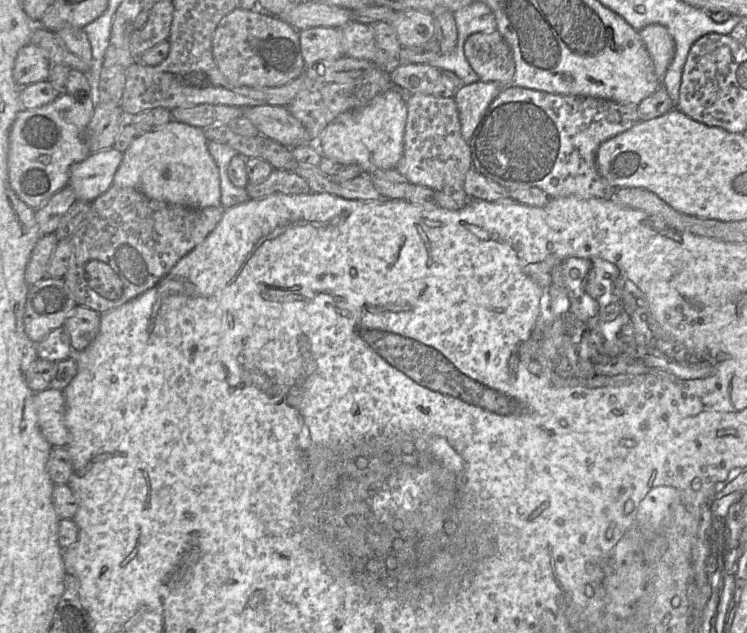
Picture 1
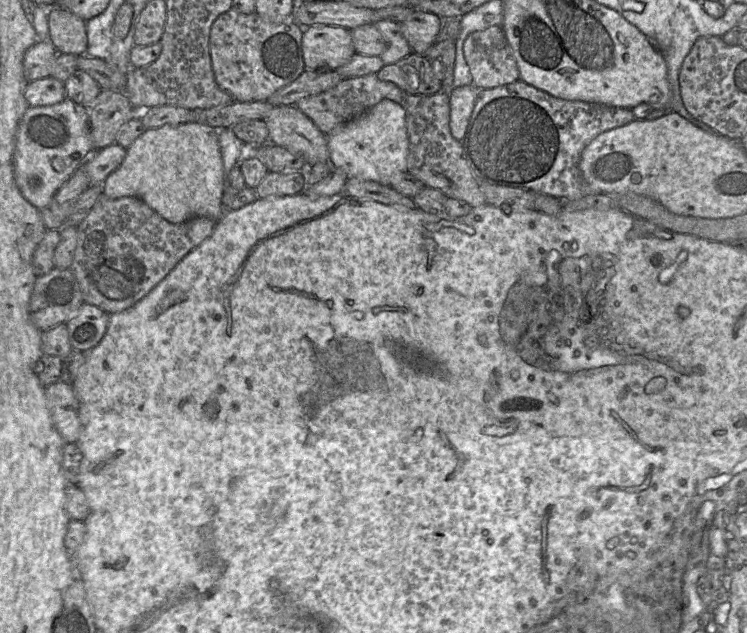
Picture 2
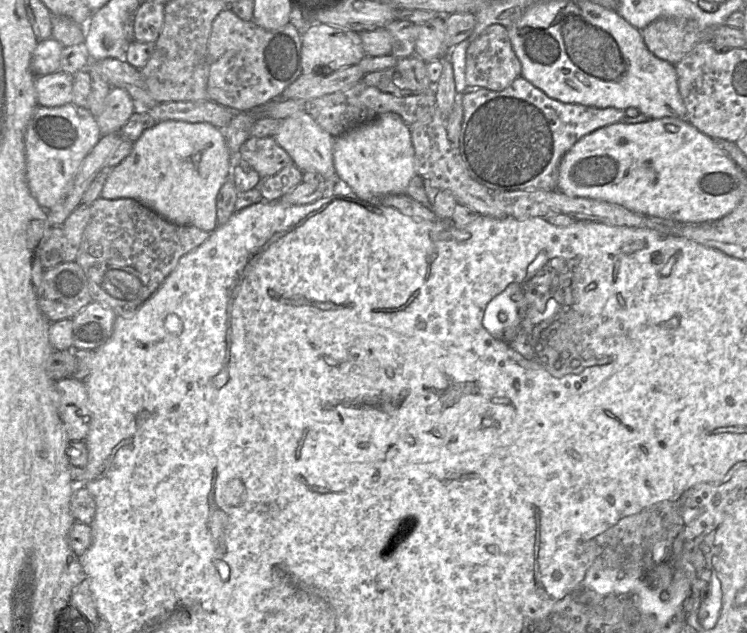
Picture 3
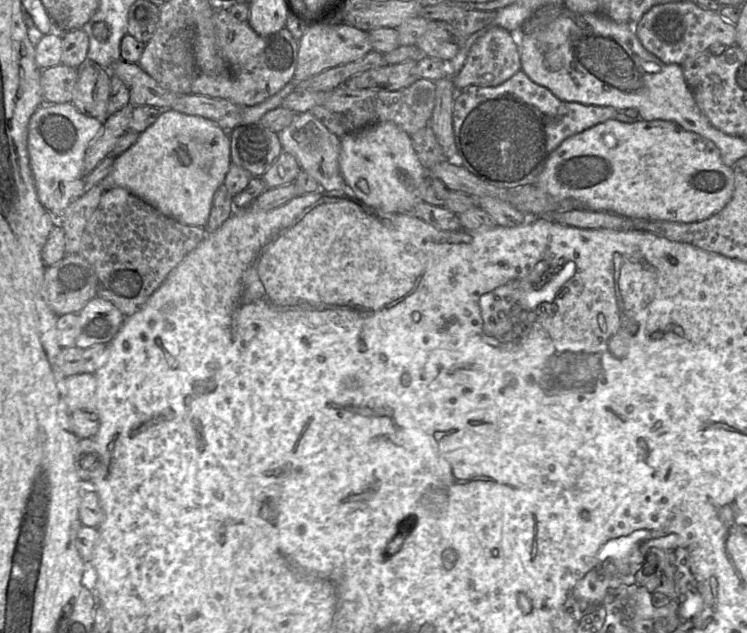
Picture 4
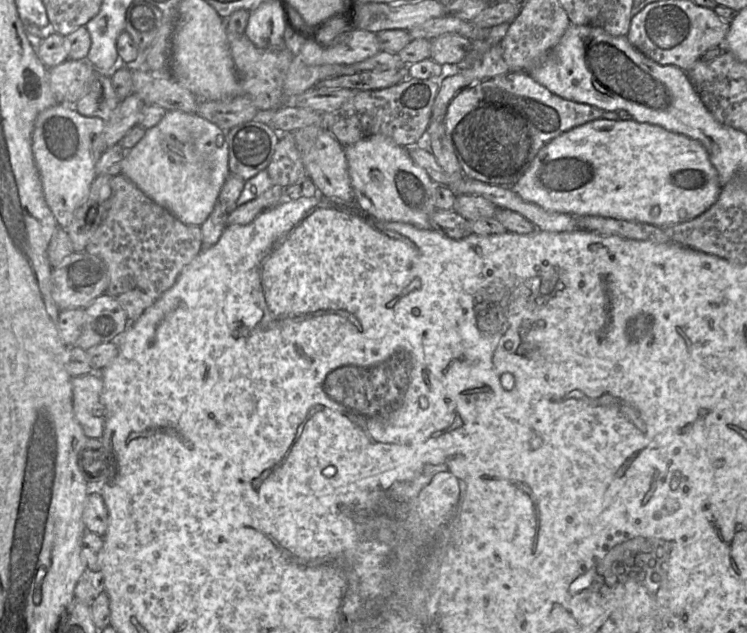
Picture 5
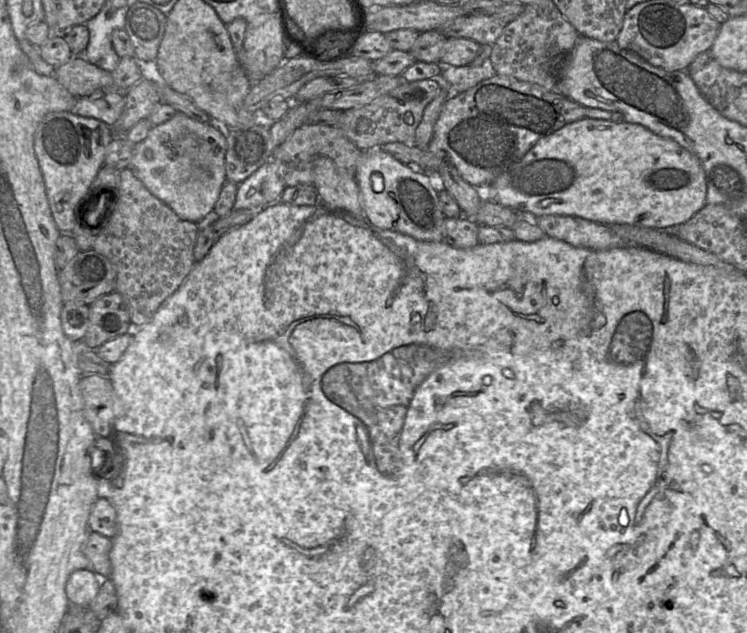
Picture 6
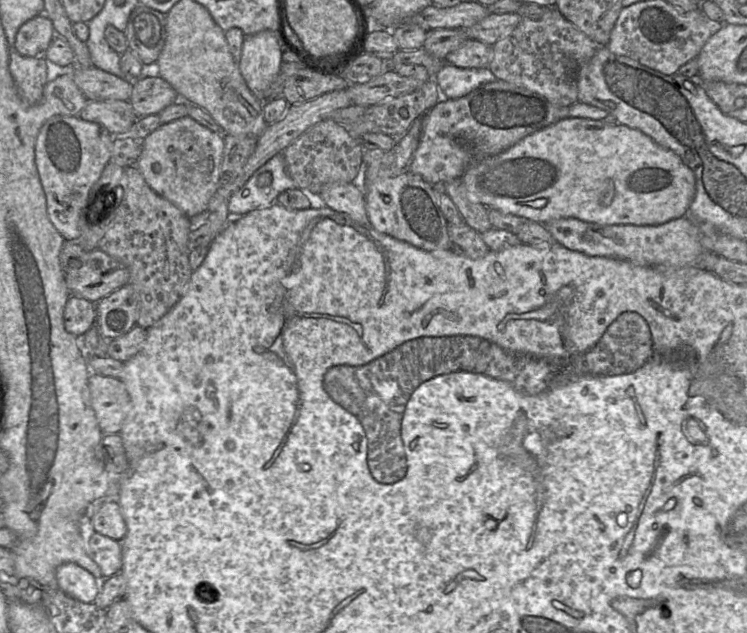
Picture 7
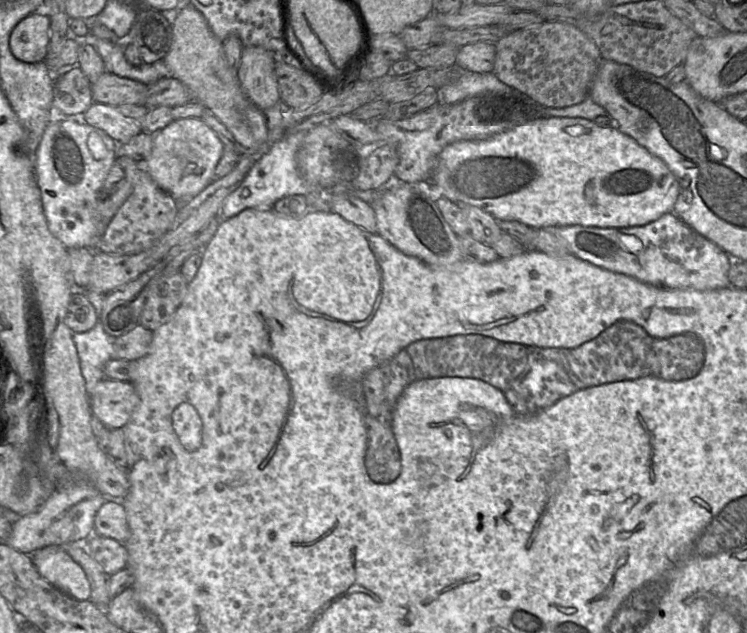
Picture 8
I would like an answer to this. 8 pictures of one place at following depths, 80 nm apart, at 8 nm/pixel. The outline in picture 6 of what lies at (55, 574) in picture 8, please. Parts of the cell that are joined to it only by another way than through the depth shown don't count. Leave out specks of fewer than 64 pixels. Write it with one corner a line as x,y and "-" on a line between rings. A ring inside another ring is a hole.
78,569
71,573
65,587
71,605
89,607
98,594
101,580
94,571
88,569

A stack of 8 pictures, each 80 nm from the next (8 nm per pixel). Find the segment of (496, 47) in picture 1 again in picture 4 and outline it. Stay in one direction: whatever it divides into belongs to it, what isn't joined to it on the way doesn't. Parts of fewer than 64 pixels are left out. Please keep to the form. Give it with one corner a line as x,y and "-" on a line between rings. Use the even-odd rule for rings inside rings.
493,27
470,48
462,69
453,77
453,84
456,90
463,90
469,86
495,87
508,80
520,69
519,50
511,33
502,27

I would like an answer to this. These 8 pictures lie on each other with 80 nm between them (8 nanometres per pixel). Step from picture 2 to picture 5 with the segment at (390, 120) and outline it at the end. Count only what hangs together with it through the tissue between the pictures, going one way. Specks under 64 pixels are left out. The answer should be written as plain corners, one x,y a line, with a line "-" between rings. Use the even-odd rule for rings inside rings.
381,134
371,135
344,147
354,203
364,213
379,221
401,222
418,229
431,230
430,219
436,210
437,184
423,168
415,164
406,147

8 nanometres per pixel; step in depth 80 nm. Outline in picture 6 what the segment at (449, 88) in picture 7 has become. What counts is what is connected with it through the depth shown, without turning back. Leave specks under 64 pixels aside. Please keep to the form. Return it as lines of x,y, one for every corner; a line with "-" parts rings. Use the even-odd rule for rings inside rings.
485,60
480,66
453,66
446,62
438,62
440,67
439,75
432,77
449,94
462,93
479,82
492,78
496,72
489,60

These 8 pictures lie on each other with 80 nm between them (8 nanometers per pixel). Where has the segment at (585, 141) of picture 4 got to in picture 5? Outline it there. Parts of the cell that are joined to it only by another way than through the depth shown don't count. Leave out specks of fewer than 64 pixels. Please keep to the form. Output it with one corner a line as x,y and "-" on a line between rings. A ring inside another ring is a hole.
600,118
546,143
511,189
523,200
549,211
636,221
663,228
701,215
717,201
721,186
717,171
700,142
658,125

